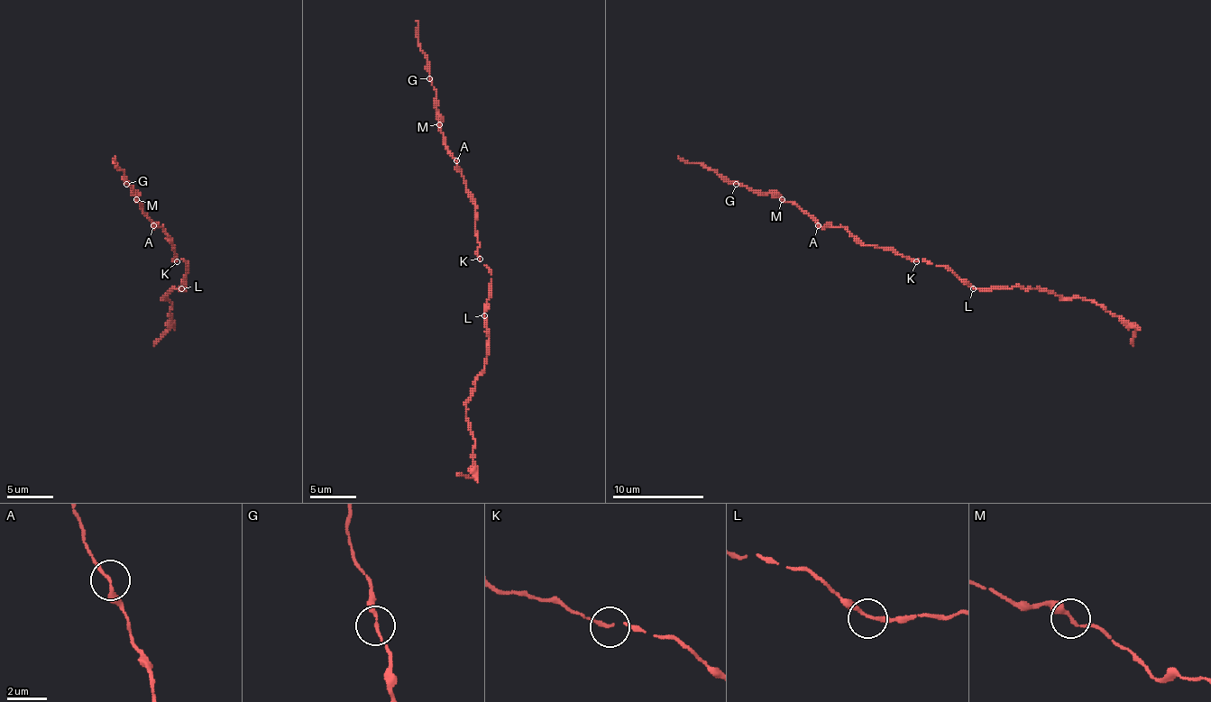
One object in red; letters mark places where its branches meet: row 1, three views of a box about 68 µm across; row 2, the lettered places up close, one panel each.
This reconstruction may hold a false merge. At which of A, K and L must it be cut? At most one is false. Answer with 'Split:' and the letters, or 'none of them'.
Split: none of them

